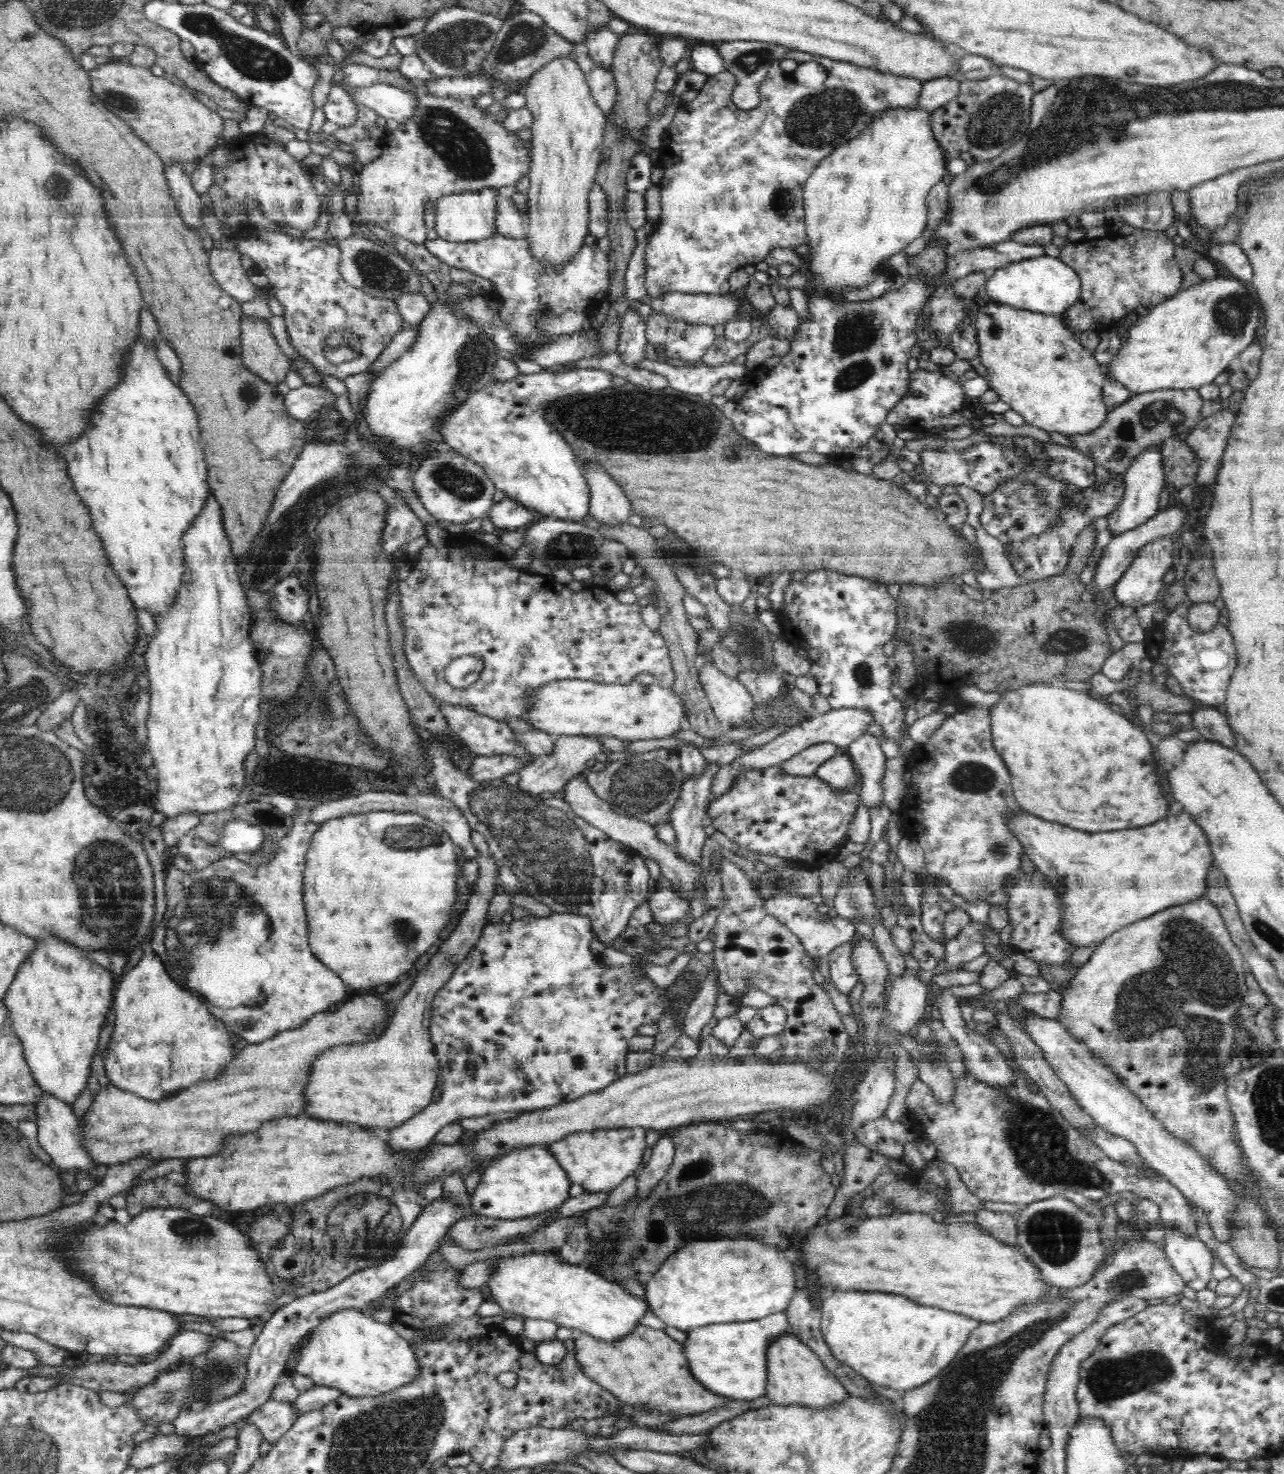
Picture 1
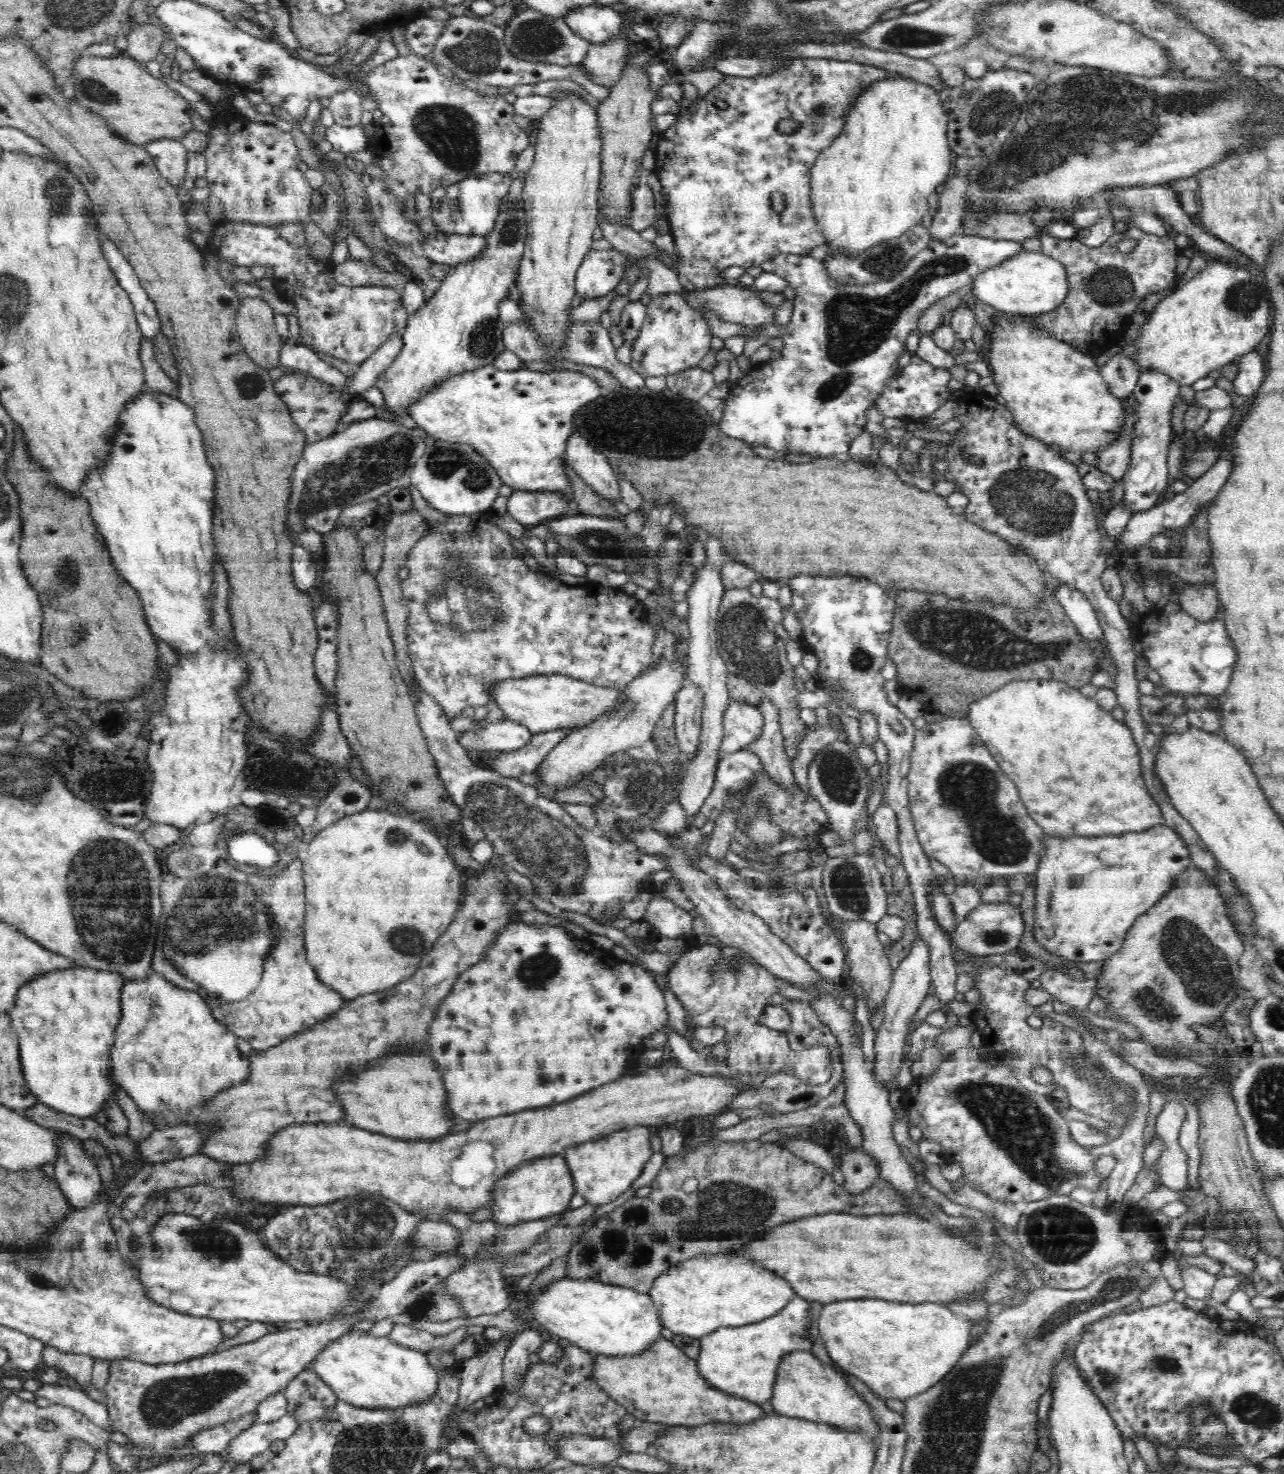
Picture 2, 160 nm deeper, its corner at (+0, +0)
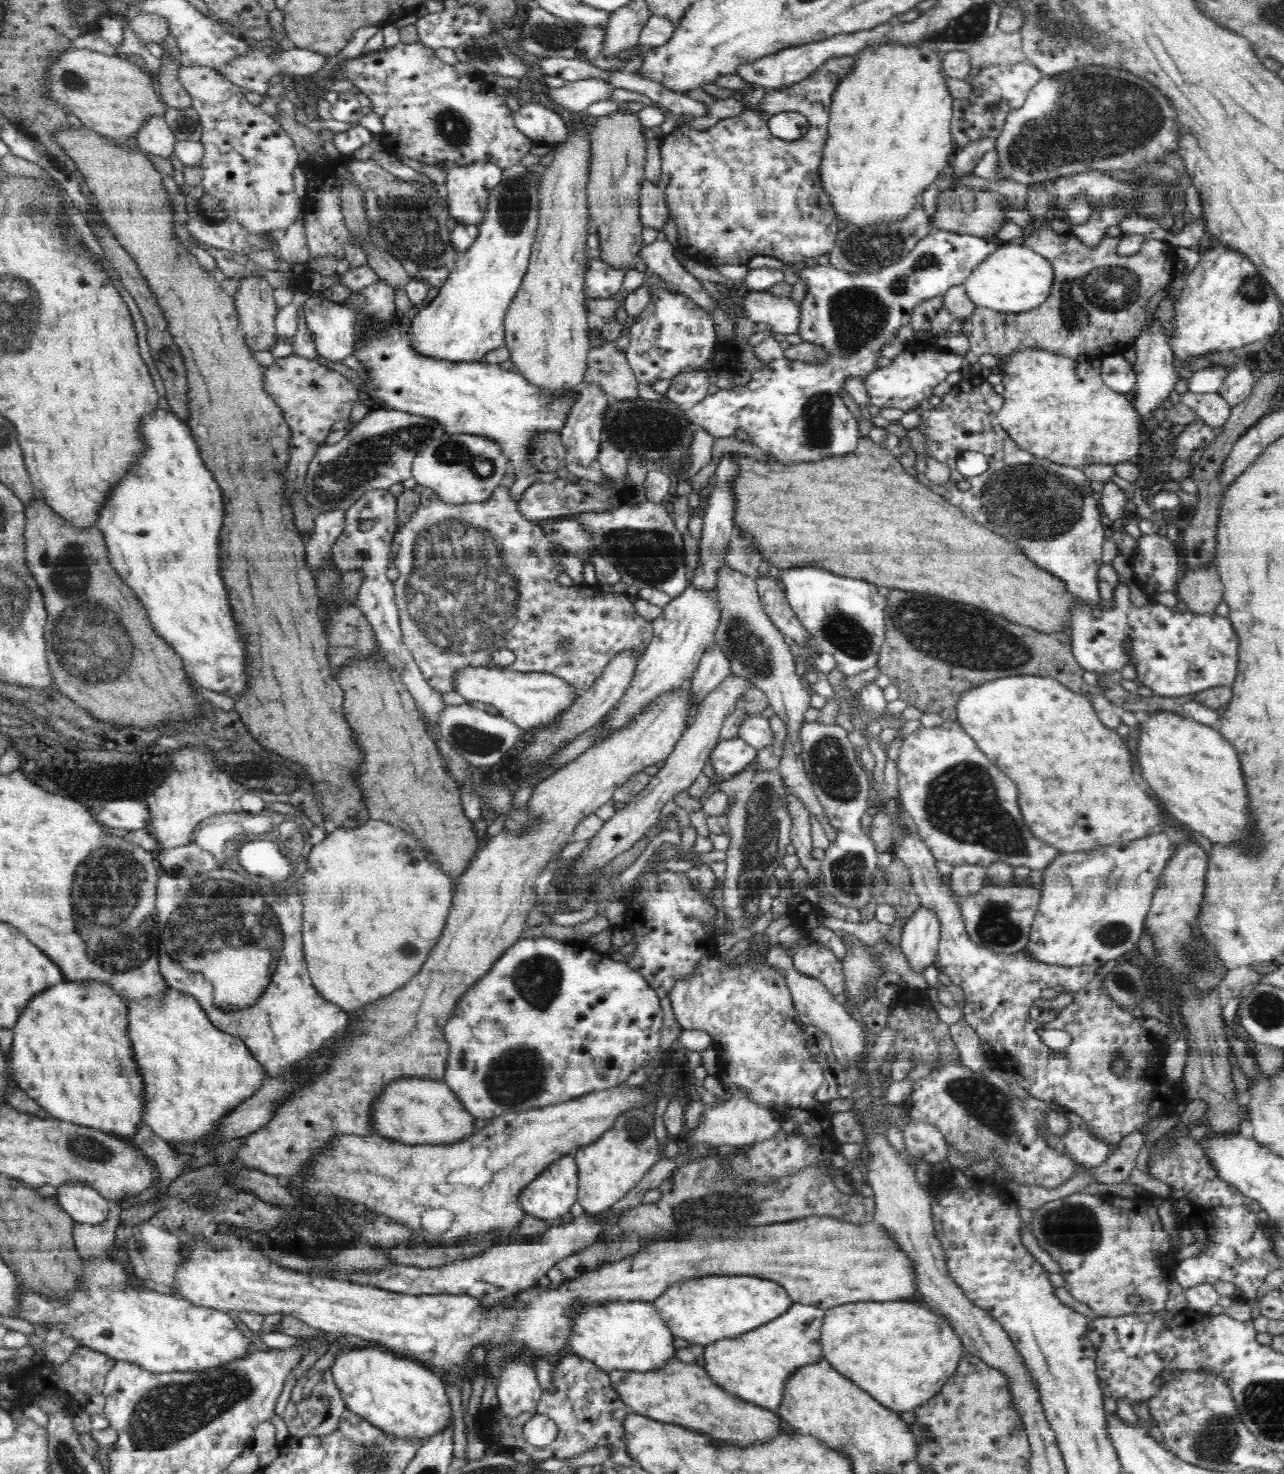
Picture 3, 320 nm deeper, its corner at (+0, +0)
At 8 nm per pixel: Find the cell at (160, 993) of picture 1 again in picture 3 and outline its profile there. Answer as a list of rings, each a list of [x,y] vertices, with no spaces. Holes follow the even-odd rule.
[[[166,988],[158,999],[148,996],[125,1001],[128,1005],[128,1032],[134,1044],[136,1062],[146,1084],[144,1120],[160,1138],[170,1142],[200,1142],[204,1134],[216,1130],[216,1122],[241,1102],[254,1096],[262,1086],[265,1070],[238,1037],[218,1030],[200,1003],[183,991]]]

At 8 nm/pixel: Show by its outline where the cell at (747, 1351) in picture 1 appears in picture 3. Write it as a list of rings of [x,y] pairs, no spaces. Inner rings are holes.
[[[793,1303],[784,1314],[754,1330],[705,1345],[704,1368],[723,1391],[747,1403],[776,1411],[782,1403],[788,1376],[797,1367],[823,1360],[820,1338],[824,1312],[814,1305]]]

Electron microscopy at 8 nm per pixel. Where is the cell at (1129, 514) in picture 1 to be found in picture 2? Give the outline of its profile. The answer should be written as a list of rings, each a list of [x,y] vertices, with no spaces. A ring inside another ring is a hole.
[[[1141,372],[1139,381],[1131,397],[1137,403],[1136,422],[1132,430],[1131,464],[1124,476],[1125,494],[1122,500],[1127,510],[1134,513],[1146,512],[1162,502],[1164,491],[1168,488],[1167,457],[1172,440],[1172,408],[1176,396],[1180,394],[1180,384],[1172,381],[1164,373]]]

